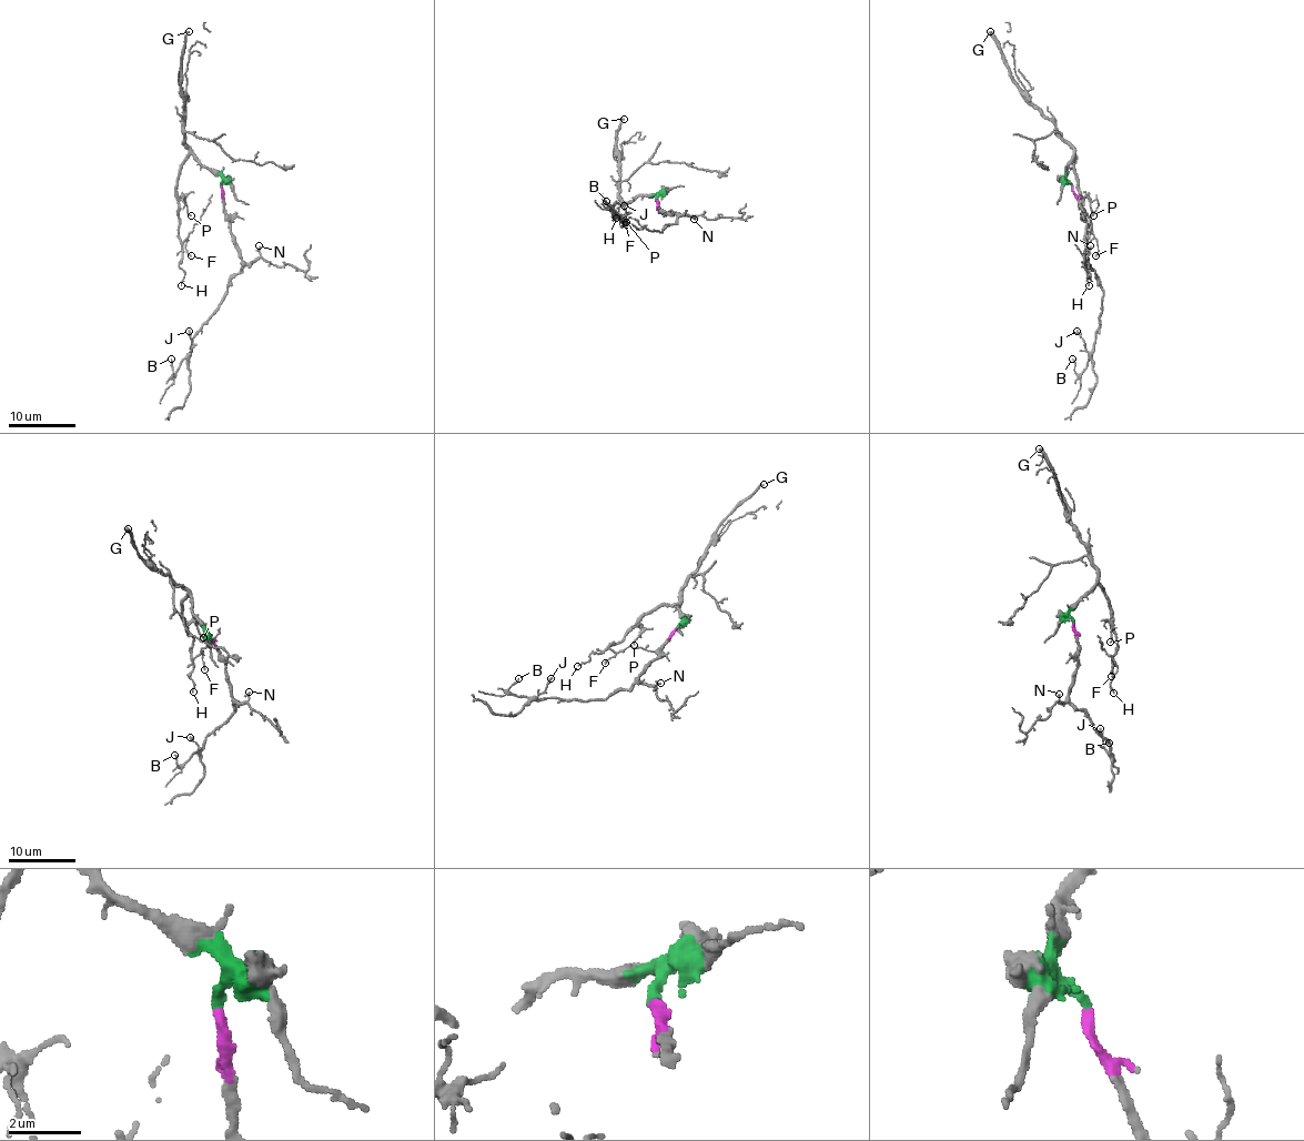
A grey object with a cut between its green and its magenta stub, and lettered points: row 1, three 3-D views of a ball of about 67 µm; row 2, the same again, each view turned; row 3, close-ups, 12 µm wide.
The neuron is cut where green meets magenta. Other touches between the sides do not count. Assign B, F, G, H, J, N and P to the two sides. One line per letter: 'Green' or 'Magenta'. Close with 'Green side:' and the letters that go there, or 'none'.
B: Magenta
F: Green
G: Green
H: Green
J: Magenta
N: Magenta
P: Green
Green side: F, G, H, P

